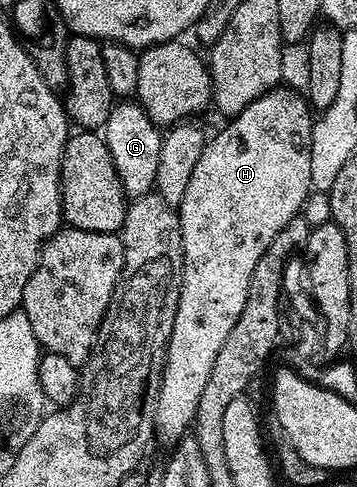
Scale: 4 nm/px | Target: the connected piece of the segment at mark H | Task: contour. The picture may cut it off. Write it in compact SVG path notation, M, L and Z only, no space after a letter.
M278 85L273 90L263 93L263 97L259 97L255 101L251 101L251 105L247 105L247 109L243 109L238 115L232 116L228 120L229 123L217 136L210 138L205 144L203 153L199 157L198 163L195 165L195 173L191 173L191 181L187 184L187 193L183 193L183 201L179 208L179 214L181 217L181 256L183 257L183 265L185 266L181 270L181 292L179 293L179 305L177 306L177 312L175 313L175 325L171 329L171 337L169 338L169 344L165 350L165 368L161 374L161 384L159 385L159 393L157 394L157 408L153 414L153 429L156 438L162 439L163 442L169 443L168 445L176 444L178 441L186 438L187 432L193 426L193 418L195 413L199 409L199 396L203 393L203 388L207 386L207 377L211 377L211 369L215 365L215 357L219 357L219 349L223 349L223 341L227 341L227 333L231 333L232 327L235 325L235 321L239 321L239 313L243 313L243 305L247 305L247 289L251 285L251 273L255 273L255 264L258 263L259 257L263 257L263 249L267 249L267 245L271 245L271 241L275 241L275 233L282 231L287 224L294 222L302 214L306 199L311 192L311 141L313 140L313 124L315 122L314 116L311 114L311 108L303 98L300 90L292 91L291 88L285 87L286 85Z

